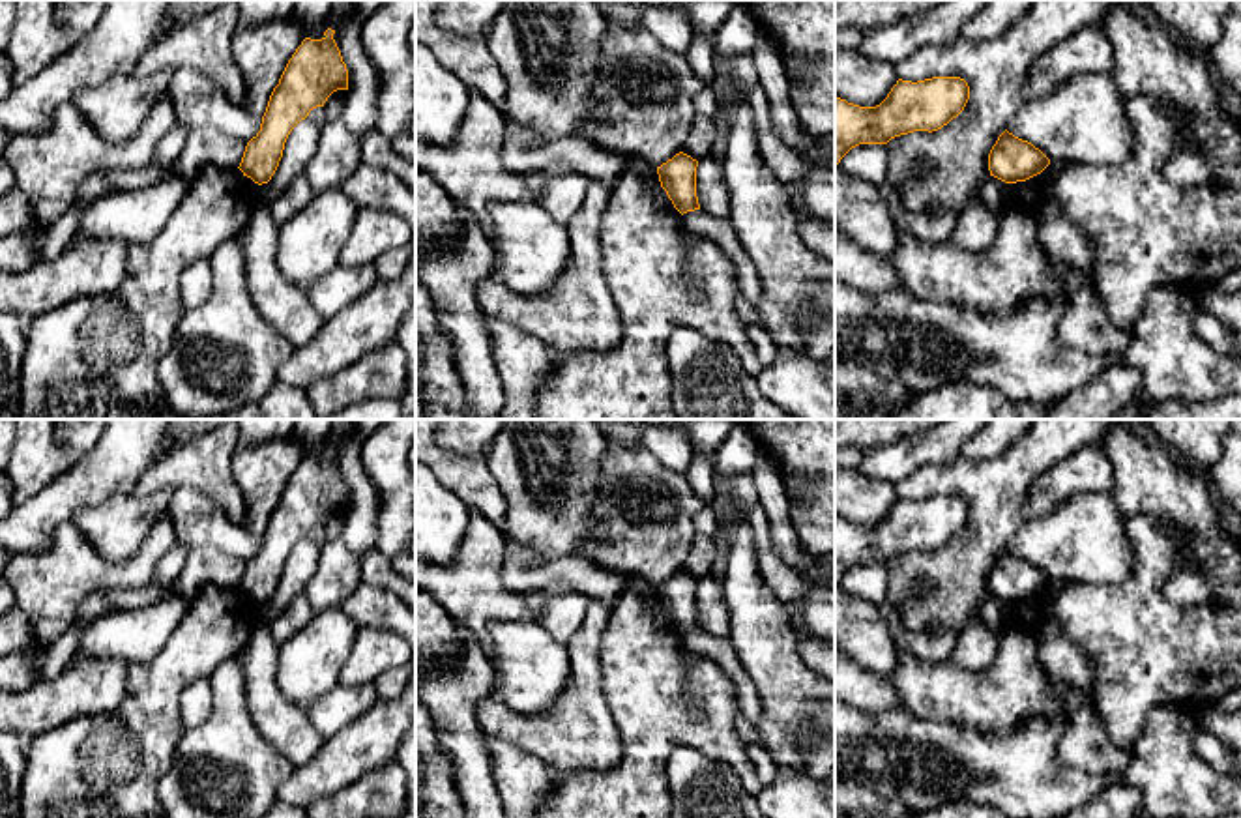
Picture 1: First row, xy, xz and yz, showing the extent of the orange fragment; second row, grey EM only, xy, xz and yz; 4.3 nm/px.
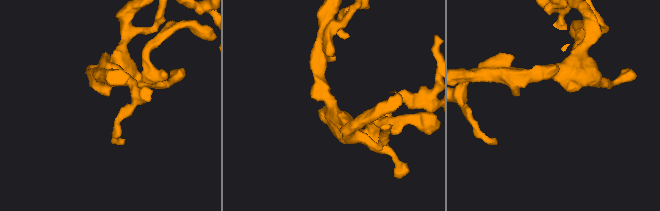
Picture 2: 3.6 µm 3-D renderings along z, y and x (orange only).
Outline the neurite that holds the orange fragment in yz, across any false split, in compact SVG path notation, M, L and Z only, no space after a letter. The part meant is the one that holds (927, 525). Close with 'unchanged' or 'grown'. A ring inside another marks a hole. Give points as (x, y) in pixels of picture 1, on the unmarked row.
M960 496L902 500L876 526L859 526L835 515L835 584L859 563L887 563L913 550L938 550L956 537L970 519Z; unchanged

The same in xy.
M328 447L322 459L305 457L273 507L260 550L247 562L240 590L255 603L271 599L290 550L337 509L348 509L348 489Z; unchanged

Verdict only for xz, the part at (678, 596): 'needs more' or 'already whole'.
already whole

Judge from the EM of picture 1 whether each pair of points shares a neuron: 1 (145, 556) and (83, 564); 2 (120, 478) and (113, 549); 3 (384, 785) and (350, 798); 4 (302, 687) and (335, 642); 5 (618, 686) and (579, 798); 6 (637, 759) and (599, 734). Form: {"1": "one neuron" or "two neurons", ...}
{"1": "one neuron", "2": "two neurons", "3": "one neuron", "4": "one neuron", "5": "one neuron", "6": "two neurons"}

